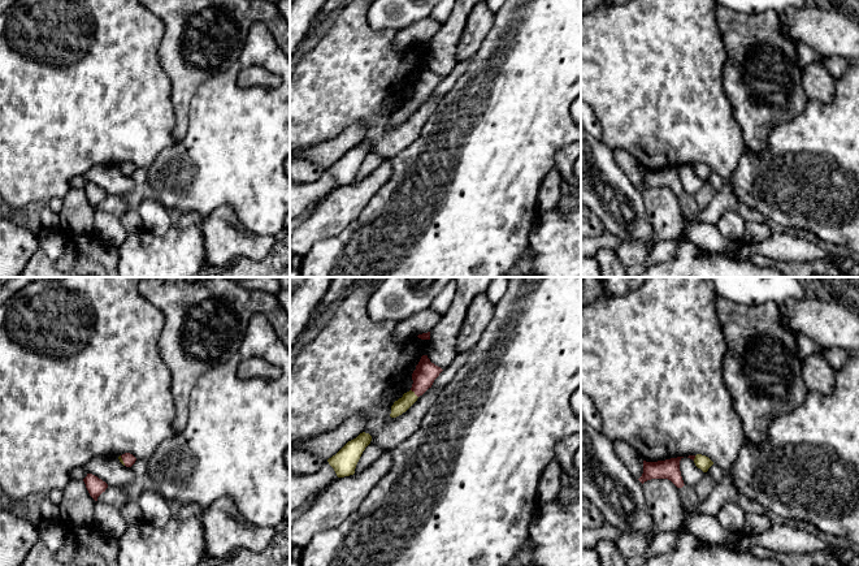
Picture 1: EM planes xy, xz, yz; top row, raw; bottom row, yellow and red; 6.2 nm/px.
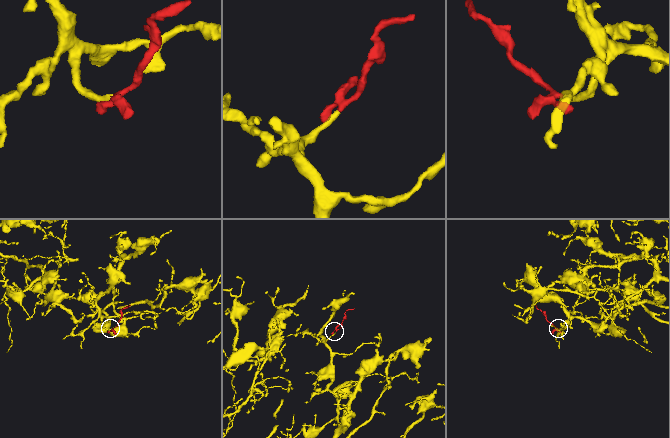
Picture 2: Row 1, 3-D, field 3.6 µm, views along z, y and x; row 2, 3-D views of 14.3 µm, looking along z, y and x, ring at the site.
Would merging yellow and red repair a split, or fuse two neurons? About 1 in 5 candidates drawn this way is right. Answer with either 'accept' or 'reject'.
accept

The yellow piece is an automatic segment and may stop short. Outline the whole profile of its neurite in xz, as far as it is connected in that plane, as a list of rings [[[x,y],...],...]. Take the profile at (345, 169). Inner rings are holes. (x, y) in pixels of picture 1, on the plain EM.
[[[363,141],[356,147],[348,150],[335,164],[327,168],[338,186],[355,182],[356,173],[370,150],[372,144]]]

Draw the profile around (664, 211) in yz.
[[[651,187],[642,194],[656,241],[680,238],[684,233],[686,220],[681,208],[680,196],[668,187]]]

